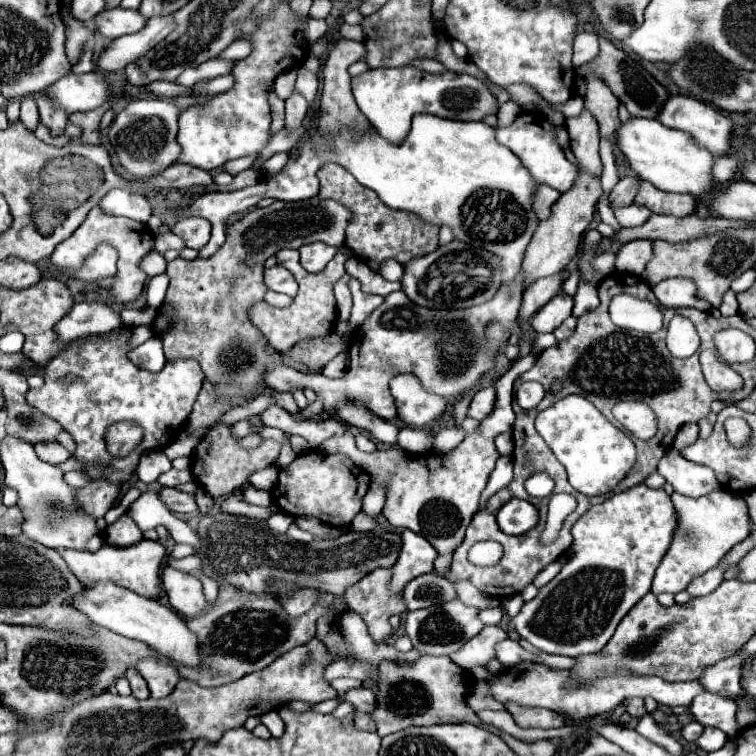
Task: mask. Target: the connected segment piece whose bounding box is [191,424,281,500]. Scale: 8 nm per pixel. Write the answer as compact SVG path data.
M217 424L201 438L201 442L197 444L197 448L191 456L193 480L197 484L201 484L205 488L205 492L215 500L225 496L225 494L231 494L239 486L243 486L251 472L271 466L275 462L275 458L279 456L279 448L281 448L281 444L277 440L261 440L261 444L257 448L251 448L251 450L241 448L239 442L241 442L241 438L237 438L231 432L231 426Z

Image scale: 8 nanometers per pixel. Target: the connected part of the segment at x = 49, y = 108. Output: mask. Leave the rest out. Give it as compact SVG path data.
M37 92L35 100L37 100L37 106L39 106L41 122L51 130L51 136L57 136L65 128L65 124L67 124L67 112L57 108L47 94L43 96L41 92Z

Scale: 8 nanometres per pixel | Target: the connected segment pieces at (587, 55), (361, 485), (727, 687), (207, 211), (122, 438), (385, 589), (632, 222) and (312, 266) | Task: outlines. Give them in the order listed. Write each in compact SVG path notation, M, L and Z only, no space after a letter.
M579 32L573 44L573 66L579 68L591 62L597 56L597 50L599 50L597 36L593 32Z
M309 450L299 454L287 468L279 470L279 480L273 486L275 506L289 516L315 516L331 526L349 526L355 514L361 510L361 498L369 490L369 474L361 470L351 458L345 454L325 454L319 450Z
M729 656L719 660L713 666L707 666L701 676L699 676L699 684L707 690L707 692L729 692L731 698L735 700L735 704L739 706L739 710L755 710L755 706L741 698L741 684L739 684L739 676L741 676L741 668L749 658L745 656Z
M415 114L411 130L401 144L391 144L375 128L357 134L351 128L341 128L337 134L319 134L317 128L289 152L289 160L277 174L261 174L259 182L235 192L207 192L197 198L189 214L207 218L213 224L211 240L199 250L199 258L213 256L225 242L225 226L229 216L245 212L263 198L275 198L285 202L307 200L317 196L319 180L317 170L323 164L335 162L343 166L353 178L375 190L379 198L397 210L409 210L437 226L451 226L457 240L471 246L485 248L501 256L505 272L503 284L513 280L521 270L525 248L539 224L531 210L531 196L535 180L523 168L523 164L495 140L495 130L483 122L457 122L437 118L433 114Z
M117 422L107 428L105 446L111 456L129 456L143 440L143 430L135 422Z
M377 568L355 586L351 586L343 596L349 610L357 612L365 620L369 634L375 642L381 642L391 634L389 616L407 612L403 592L393 592L389 584L391 570Z
M637 204L615 210L615 218L623 228L641 226L641 224L645 224L649 220L649 216L651 216L651 210L645 208L645 206L637 206Z
M315 242L309 246L301 246L301 264L307 268L307 272L321 272L325 268L325 264L337 254L337 248Z

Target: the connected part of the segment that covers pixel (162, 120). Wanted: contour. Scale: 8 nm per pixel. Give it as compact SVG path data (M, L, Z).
M141 98L129 102L113 120L109 130L109 140L119 156L119 164L135 178L155 176L157 172L175 164L177 152L177 118L179 108L173 102L165 102L161 98Z

